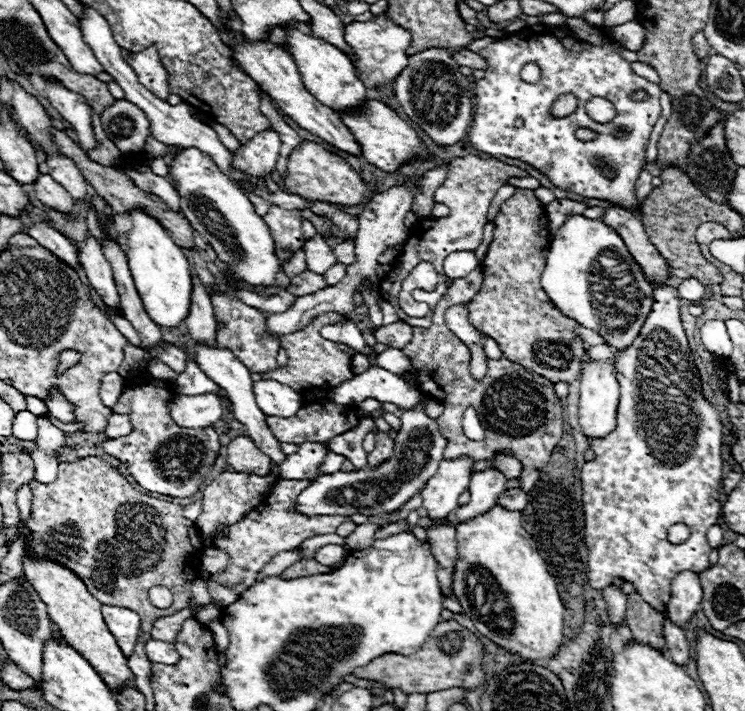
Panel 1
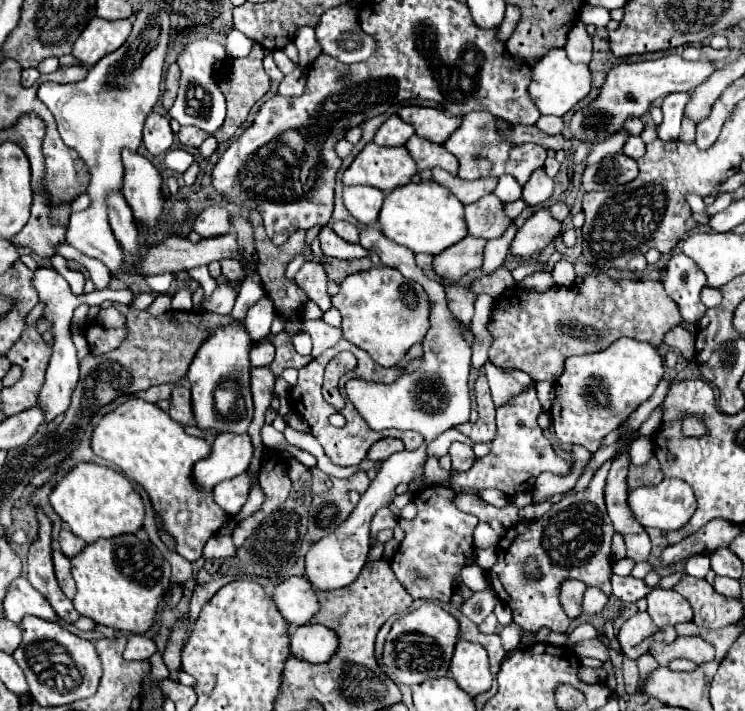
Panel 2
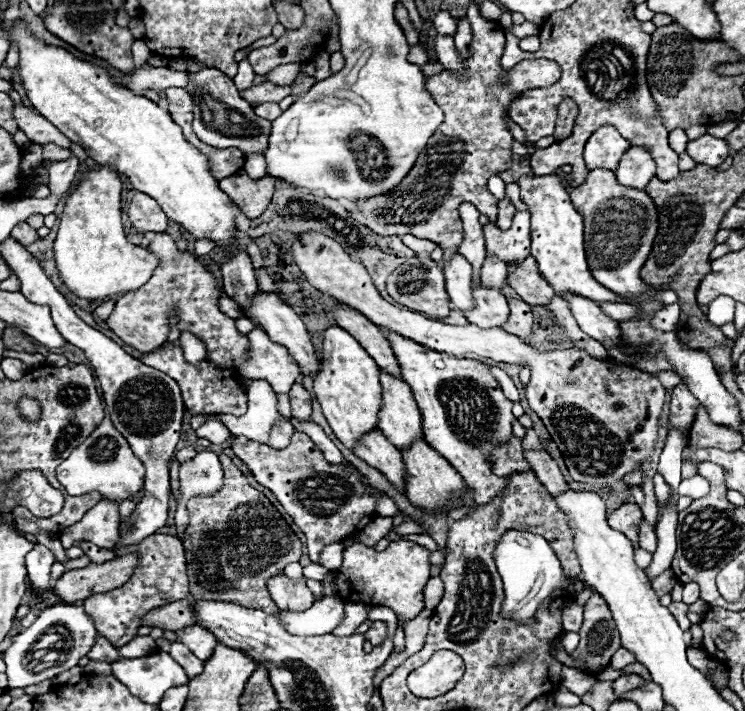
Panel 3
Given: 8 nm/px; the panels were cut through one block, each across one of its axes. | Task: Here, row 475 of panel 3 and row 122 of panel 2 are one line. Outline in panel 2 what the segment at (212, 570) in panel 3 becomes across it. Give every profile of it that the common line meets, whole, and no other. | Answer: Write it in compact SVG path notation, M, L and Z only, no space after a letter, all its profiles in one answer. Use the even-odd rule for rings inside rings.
M256 44L246 58L234 58L234 72L224 74L218 70L218 78L230 78L230 138L270 86L270 78L262 68L262 58L262 48Z

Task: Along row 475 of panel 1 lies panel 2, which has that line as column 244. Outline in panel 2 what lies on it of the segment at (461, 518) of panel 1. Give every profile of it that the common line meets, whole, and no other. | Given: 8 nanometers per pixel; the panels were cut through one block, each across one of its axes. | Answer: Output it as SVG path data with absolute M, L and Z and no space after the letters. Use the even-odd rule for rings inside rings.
M246 474L242 476L236 476L234 480L224 480L220 482L216 488L214 488L214 500L216 504L228 512L230 516L234 516L242 504L246 502L248 498L248 490L250 490L250 478Z

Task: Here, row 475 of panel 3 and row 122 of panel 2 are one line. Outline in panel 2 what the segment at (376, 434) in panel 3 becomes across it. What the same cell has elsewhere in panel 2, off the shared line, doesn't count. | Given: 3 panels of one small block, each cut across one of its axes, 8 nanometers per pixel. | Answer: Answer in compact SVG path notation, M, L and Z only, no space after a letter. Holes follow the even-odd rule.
M392 114L374 134L374 142L378 146L402 146L412 134L414 128L404 120L400 120L396 114Z

